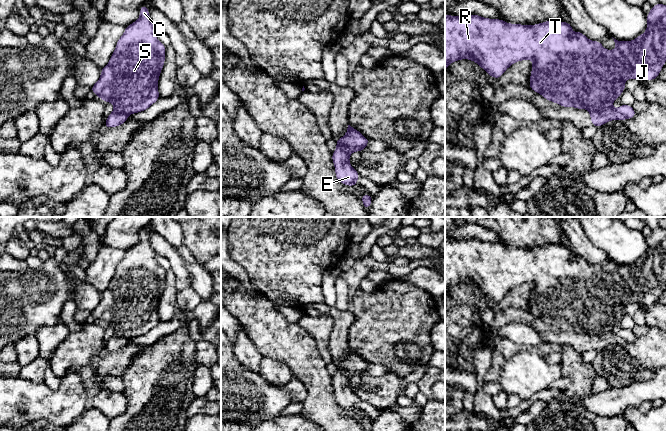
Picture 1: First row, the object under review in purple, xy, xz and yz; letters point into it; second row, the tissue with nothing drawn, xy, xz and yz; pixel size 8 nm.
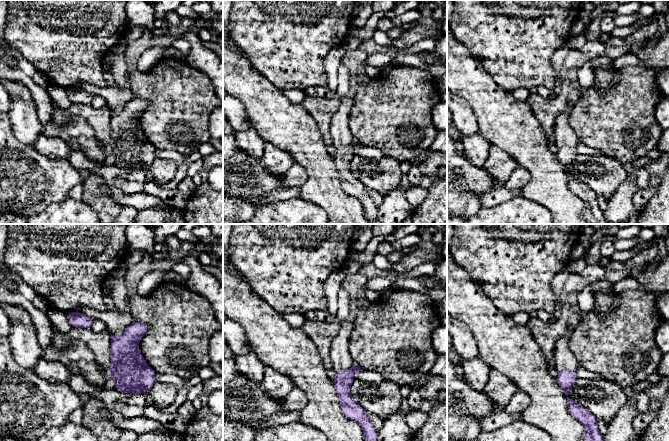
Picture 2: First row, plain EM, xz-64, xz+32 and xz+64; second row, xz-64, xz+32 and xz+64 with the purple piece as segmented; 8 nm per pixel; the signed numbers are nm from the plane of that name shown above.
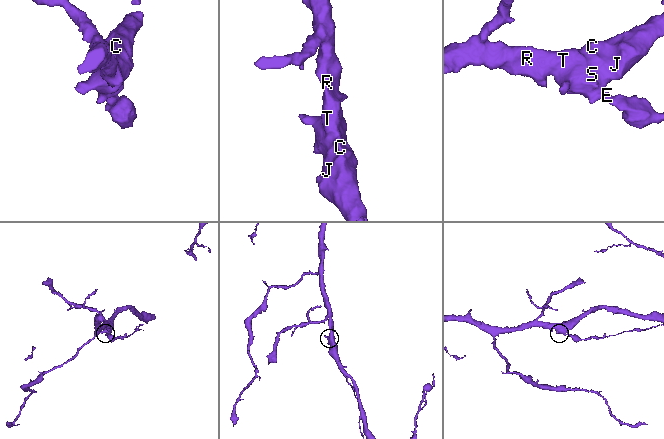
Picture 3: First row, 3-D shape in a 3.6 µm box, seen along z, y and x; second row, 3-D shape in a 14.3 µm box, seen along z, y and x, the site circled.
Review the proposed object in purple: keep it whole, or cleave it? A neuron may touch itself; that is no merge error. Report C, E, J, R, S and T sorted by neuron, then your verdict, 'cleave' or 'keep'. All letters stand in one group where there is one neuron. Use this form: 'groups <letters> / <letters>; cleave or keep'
groups C J R S T / E; cleave

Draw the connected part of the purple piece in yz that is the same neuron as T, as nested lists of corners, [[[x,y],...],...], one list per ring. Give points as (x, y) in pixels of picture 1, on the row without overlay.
[[[658,227],[652,230],[652,233],[649,237],[647,237],[647,252],[646,255],[636,261],[633,265],[618,265],[614,263],[616,272],[611,275],[605,273],[602,270],[600,265],[591,265],[584,258],[579,255],[575,257],[572,256],[572,249],[567,246],[557,245],[557,244],[549,244],[535,249],[522,249],[522,248],[512,248],[503,245],[502,243],[490,243],[484,242],[482,240],[472,238],[469,240],[452,240],[445,239],[445,293],[450,290],[450,288],[454,285],[462,284],[462,283],[470,283],[471,286],[475,285],[478,290],[483,292],[485,296],[492,300],[495,303],[500,302],[507,292],[509,292],[512,288],[530,283],[533,285],[533,290],[531,294],[529,311],[535,316],[541,318],[548,325],[557,327],[562,331],[574,331],[576,333],[586,333],[590,337],[594,335],[601,335],[606,331],[612,331],[612,328],[615,323],[619,323],[620,318],[626,313],[625,305],[627,303],[636,303],[636,304],[653,304],[657,303],[659,297],[662,294],[663,289],[666,286],[666,229]]]

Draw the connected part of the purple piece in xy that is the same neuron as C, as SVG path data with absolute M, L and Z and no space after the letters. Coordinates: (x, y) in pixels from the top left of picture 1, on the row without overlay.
M142 229L139 236L140 241L126 250L108 288L101 293L100 303L91 311L101 324L112 327L116 335L127 340L147 334L160 322L157 310L165 287L166 270L155 260L147 229Z

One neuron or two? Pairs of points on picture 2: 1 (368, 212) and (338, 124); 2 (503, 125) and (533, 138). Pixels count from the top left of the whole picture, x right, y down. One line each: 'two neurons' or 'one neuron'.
1: one neuron
2: one neuron

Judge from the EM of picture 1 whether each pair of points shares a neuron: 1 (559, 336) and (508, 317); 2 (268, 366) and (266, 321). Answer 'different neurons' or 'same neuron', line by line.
1: same neuron
2: different neurons

